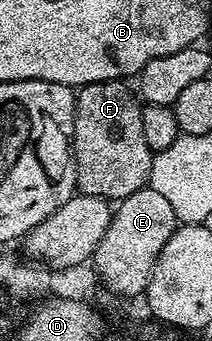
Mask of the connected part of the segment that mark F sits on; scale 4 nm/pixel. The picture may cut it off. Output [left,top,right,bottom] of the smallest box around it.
[72,80,154,202]

